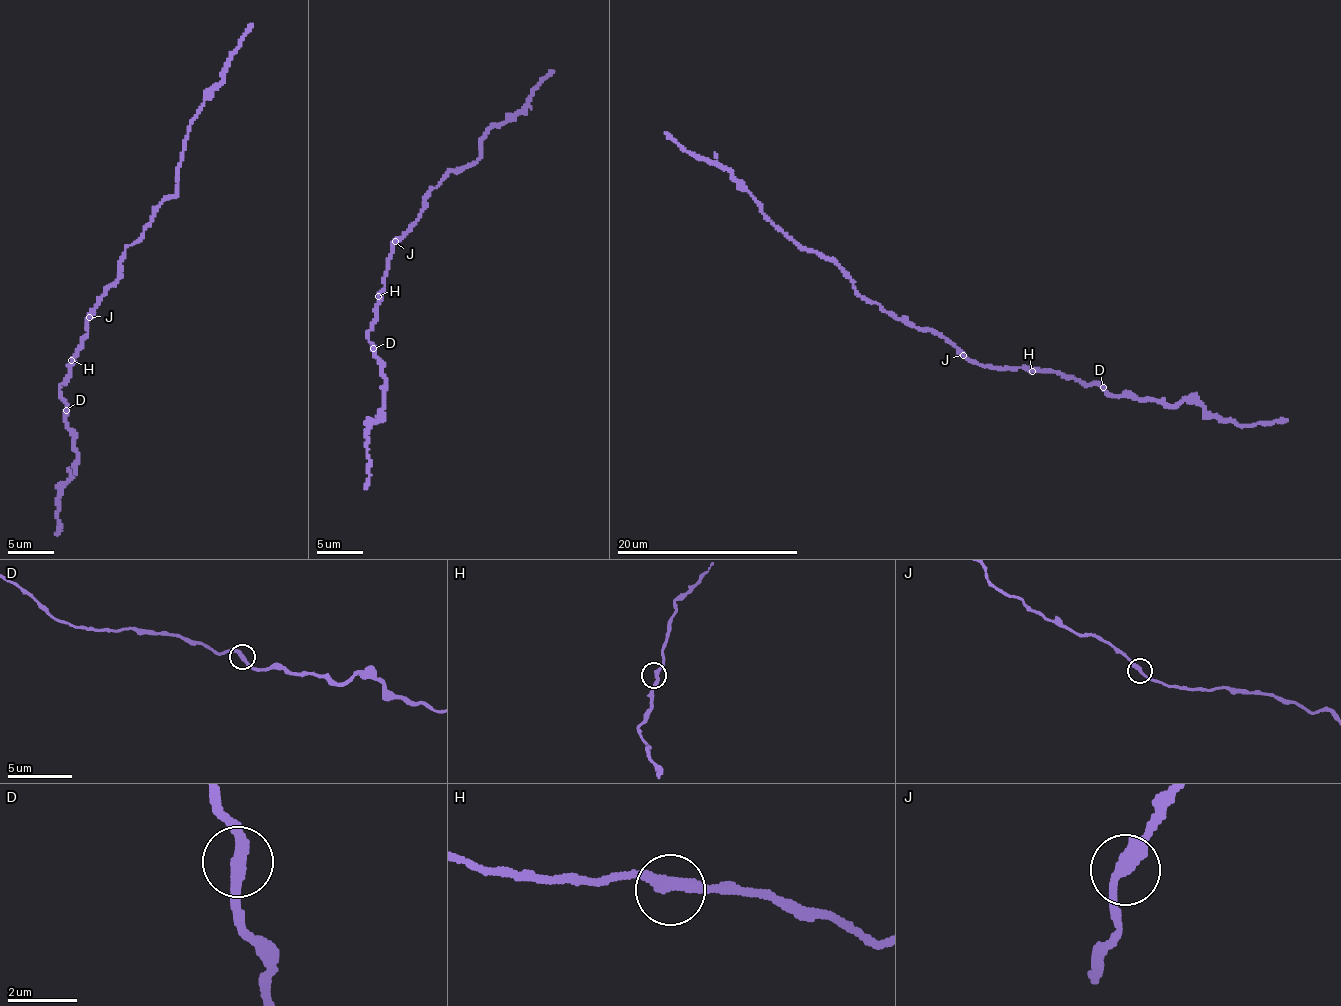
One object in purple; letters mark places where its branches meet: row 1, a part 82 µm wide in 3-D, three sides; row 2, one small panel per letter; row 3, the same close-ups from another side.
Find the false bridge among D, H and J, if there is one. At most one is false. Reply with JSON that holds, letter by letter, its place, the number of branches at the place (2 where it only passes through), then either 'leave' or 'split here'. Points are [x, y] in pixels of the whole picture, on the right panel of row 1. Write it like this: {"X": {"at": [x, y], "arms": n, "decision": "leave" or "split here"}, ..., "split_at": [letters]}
{"D": {"at": [1103, 387], "arms": 2, "decision": "leave"}, "H": {"at": [1032, 371], "arms": 2, "decision": "leave"}, "J": {"at": [963, 355], "arms": 2, "decision": "leave"}, "split_at": []}

